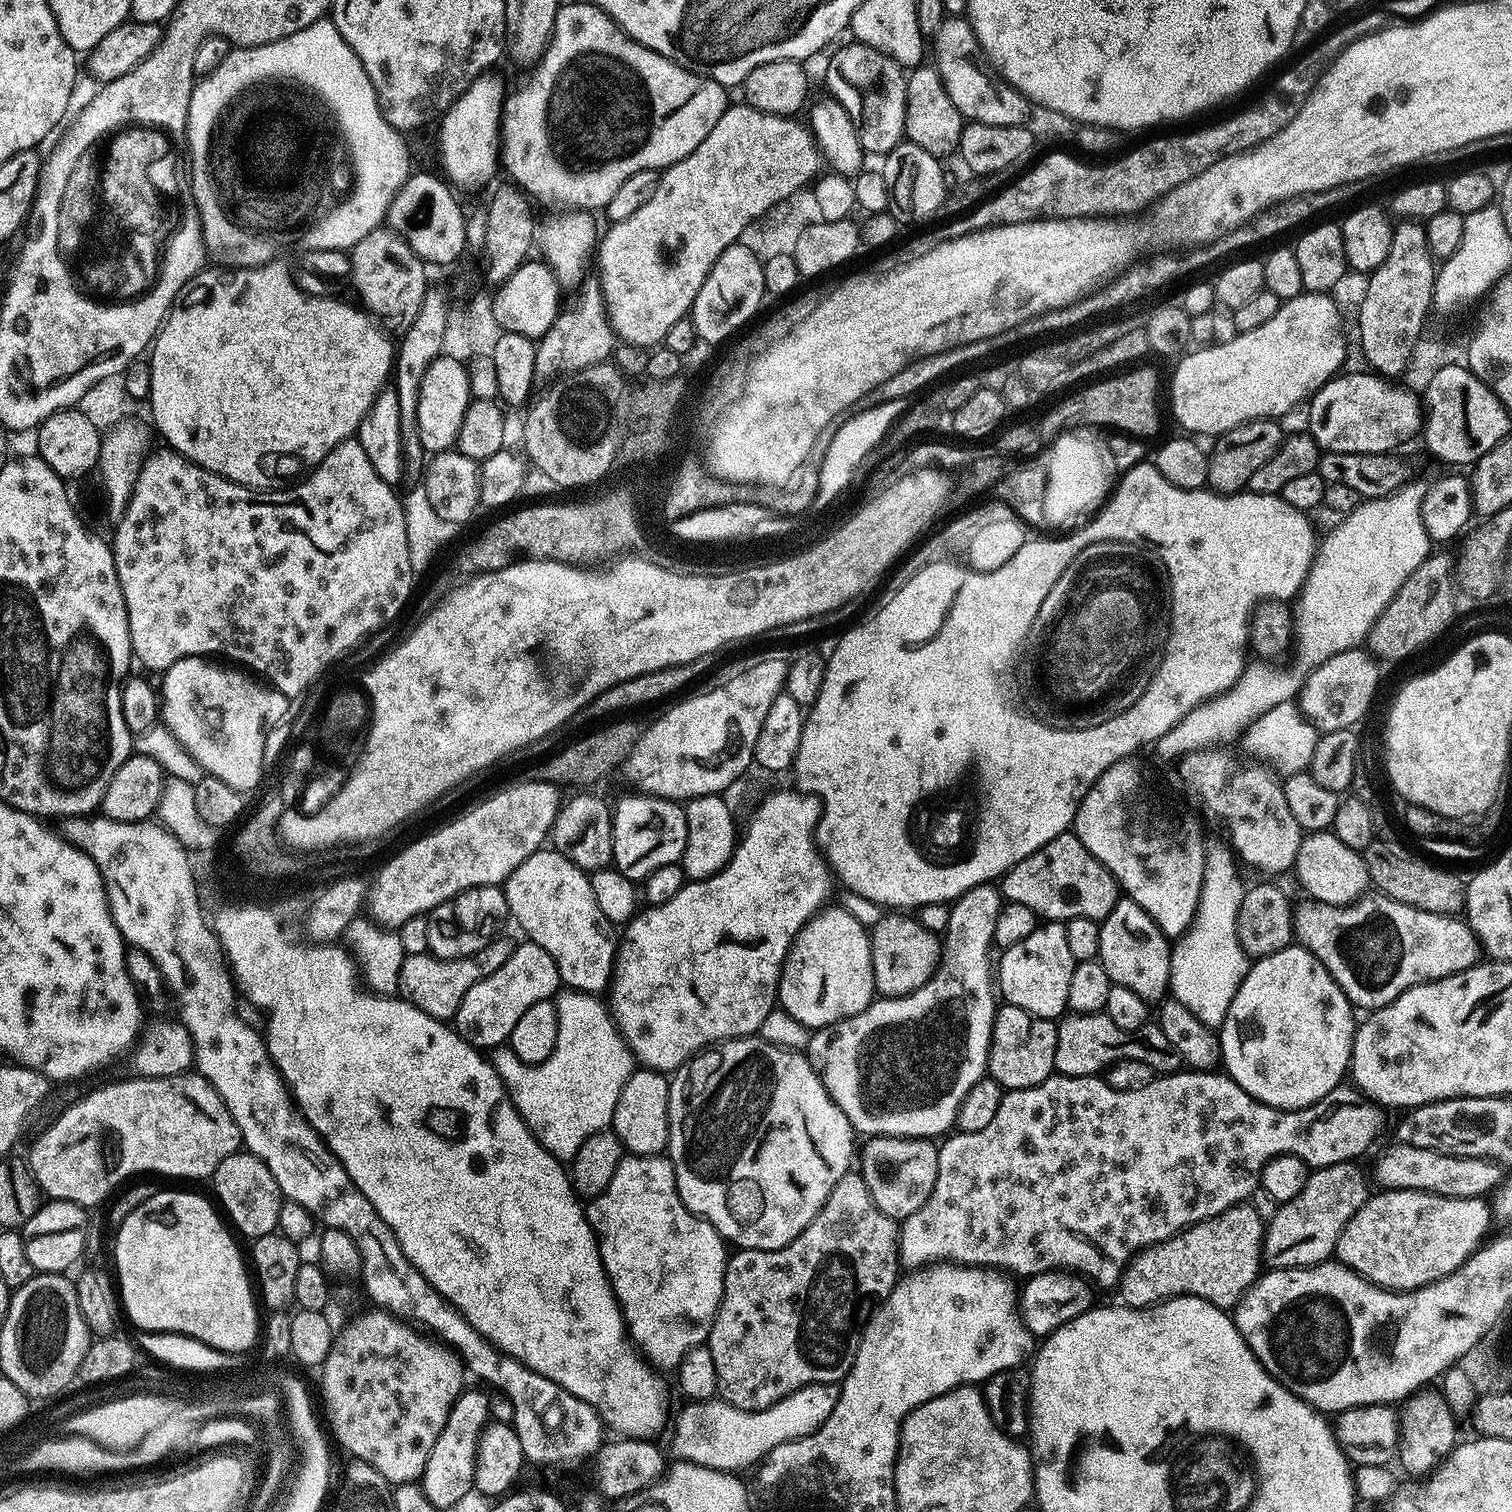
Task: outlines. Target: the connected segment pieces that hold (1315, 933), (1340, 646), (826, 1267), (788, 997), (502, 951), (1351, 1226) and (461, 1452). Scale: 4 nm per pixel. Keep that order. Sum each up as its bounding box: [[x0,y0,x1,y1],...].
[[1292,894,1481,1009],[1212,482,1430,710],[706,1170,901,1411],[779,906,876,1030],[399,934,516,1021],[1334,1190,1490,1292],[422,1390,489,1510]]

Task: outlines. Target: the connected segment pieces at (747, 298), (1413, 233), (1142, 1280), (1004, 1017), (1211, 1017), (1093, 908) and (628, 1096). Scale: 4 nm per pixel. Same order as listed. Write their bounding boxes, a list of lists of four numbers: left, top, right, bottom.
[[690,242,766,344],[1360,218,1438,378],[1120,1202,1265,1309],[988,1004,1056,1088],[1168,840,1250,1030],[1002,831,1122,922],[610,1066,669,1156]]

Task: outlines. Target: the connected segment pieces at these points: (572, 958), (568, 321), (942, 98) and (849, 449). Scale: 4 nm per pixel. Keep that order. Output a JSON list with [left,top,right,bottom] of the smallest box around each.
[[502,850,618,994],[536,279,618,382],[903,66,966,158],[813,398,909,510]]

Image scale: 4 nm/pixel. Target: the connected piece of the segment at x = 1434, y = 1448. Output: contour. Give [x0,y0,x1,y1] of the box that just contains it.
[1398,1386,1458,1474]

